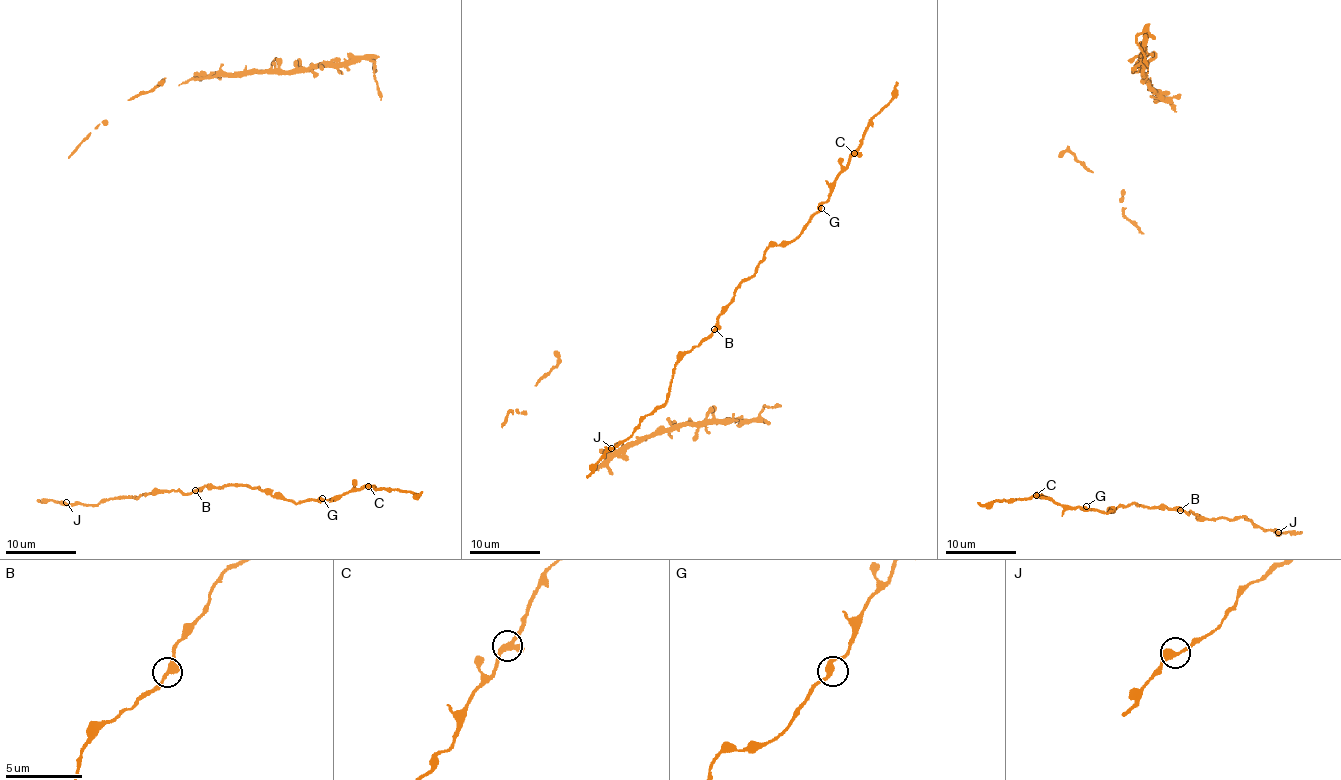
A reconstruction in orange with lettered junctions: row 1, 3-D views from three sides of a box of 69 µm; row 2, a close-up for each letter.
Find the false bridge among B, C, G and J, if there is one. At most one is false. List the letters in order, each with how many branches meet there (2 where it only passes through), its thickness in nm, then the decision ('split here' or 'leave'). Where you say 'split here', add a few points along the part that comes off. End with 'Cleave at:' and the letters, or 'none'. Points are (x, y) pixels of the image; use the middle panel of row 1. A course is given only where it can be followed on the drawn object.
B: 2 branches meet; 360 nm thick; leave
C: 2 branches meet; 360 nm thick; leave
G: 2 branches meet; 320 nm thick; leave
J: 2 branches meet; 340 nm thick; leave
Cleave at: none

